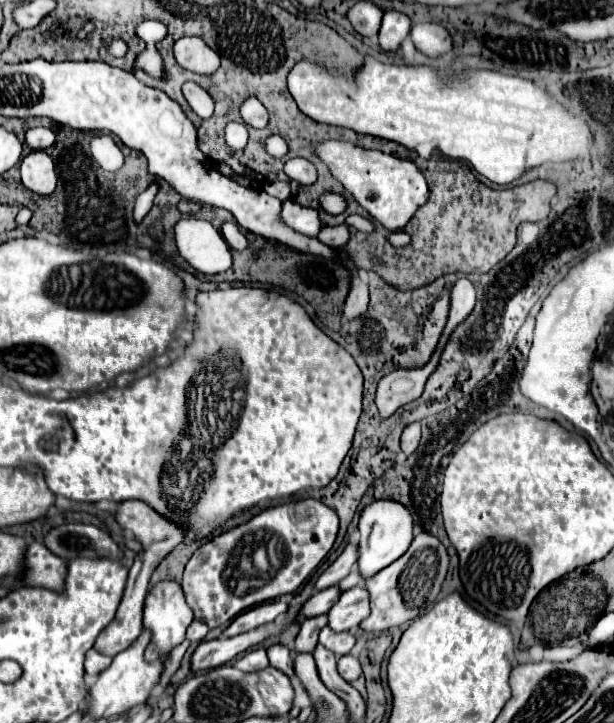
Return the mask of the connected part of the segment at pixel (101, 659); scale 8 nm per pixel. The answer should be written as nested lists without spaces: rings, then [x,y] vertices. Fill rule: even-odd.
[[[91,648],[85,656],[85,672],[87,674],[99,674],[99,672],[103,672],[105,668],[109,667],[111,664],[111,658],[109,656],[105,656],[100,652],[97,652],[94,648]]]

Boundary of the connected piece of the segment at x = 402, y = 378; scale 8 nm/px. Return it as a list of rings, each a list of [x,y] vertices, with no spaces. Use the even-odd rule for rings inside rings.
[[[435,348],[435,354],[431,354],[431,358],[425,366],[421,366],[421,368],[399,368],[399,370],[393,370],[391,374],[383,376],[379,380],[377,398],[375,398],[381,416],[387,418],[389,414],[393,414],[403,404],[417,400],[423,392],[423,386],[425,386],[429,374],[435,370],[437,362],[439,360],[437,360],[437,348]]]

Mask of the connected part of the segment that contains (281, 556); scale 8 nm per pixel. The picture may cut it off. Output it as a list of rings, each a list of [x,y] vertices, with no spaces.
[[[313,498],[267,508],[261,514],[253,516],[249,522],[239,524],[219,536],[213,536],[207,544],[195,550],[195,554],[189,558],[185,566],[181,580],[187,604],[191,606],[197,620],[205,622],[209,628],[217,628],[233,620],[247,608],[253,608],[267,600],[275,600],[283,594],[293,594],[305,582],[305,578],[317,568],[317,564],[327,556],[337,538],[337,530],[337,514],[329,506]]]

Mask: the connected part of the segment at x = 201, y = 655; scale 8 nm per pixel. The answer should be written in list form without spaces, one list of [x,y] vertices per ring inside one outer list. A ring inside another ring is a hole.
[[[281,624],[261,626],[257,630],[251,630],[241,636],[233,636],[233,638],[217,638],[211,642],[201,642],[195,648],[195,652],[191,654],[191,670],[203,672],[203,670],[217,668],[217,666],[233,660],[237,654],[245,652],[249,646],[265,640],[273,630],[281,630]]]

